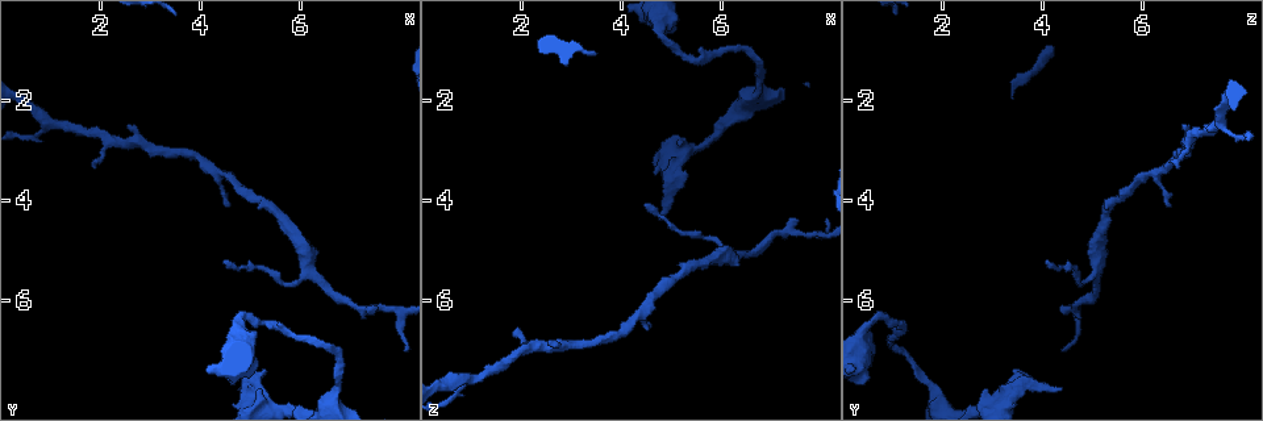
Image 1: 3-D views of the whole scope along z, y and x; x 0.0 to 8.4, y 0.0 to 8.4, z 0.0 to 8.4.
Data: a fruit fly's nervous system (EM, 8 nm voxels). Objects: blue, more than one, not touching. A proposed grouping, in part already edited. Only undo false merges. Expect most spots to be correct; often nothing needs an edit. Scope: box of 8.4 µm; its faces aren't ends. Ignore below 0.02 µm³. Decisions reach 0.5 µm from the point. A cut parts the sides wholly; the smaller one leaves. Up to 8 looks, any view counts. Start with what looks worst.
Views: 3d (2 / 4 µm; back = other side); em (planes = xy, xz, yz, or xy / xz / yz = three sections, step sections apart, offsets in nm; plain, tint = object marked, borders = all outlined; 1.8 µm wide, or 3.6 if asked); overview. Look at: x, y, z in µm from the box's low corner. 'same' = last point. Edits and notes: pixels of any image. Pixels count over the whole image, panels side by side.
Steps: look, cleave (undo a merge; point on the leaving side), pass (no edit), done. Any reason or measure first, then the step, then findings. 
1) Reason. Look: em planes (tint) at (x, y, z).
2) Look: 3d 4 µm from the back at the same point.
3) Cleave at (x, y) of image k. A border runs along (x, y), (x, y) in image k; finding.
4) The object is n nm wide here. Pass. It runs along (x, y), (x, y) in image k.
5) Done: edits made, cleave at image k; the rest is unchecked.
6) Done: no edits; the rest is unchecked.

Calibre changes. Look: em xz step 4 (tint) at (4.95, 7.75, 3.55).

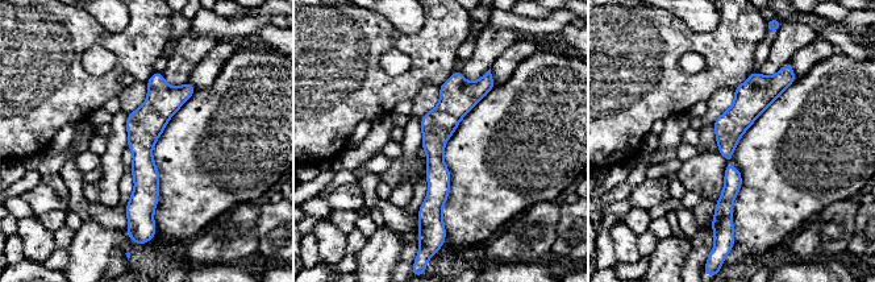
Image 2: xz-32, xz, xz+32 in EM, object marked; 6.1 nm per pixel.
Look: em planes (borders) at the same point.

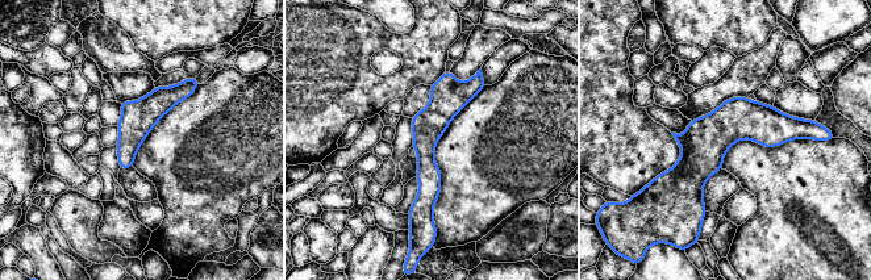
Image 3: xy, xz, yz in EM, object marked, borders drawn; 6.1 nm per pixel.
Pass. It runs along (805, 130), (729, 128), (661, 179) in image 3; continuous, no second neuron.

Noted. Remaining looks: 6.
Side arm on a straight run. Look: em xz step 8 (tint) at (1.00, 2.50, 7.60).

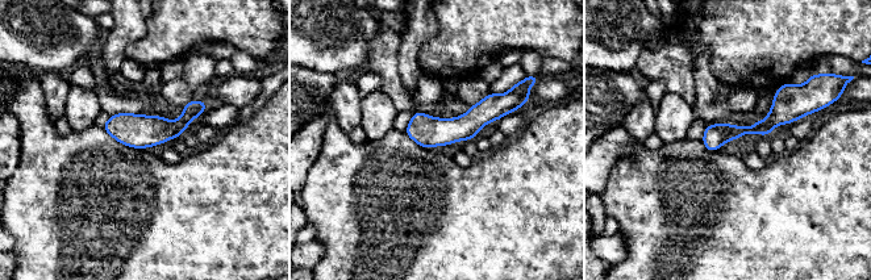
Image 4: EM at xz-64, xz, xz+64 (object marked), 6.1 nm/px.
Look: em planes (borders) at the same point.

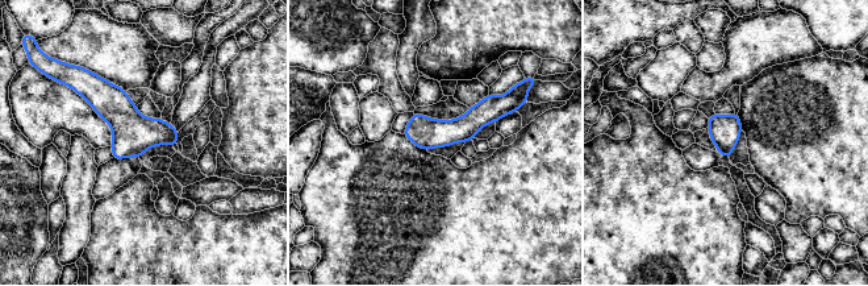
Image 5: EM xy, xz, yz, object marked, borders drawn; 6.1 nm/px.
Pass. It runs along (508, 108), (458, 131), (408, 133) in image 5; all the same neuron.

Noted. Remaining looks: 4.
Abrupt turn. Look: em planes (tint) at (7.85, 6.20, 4.65).

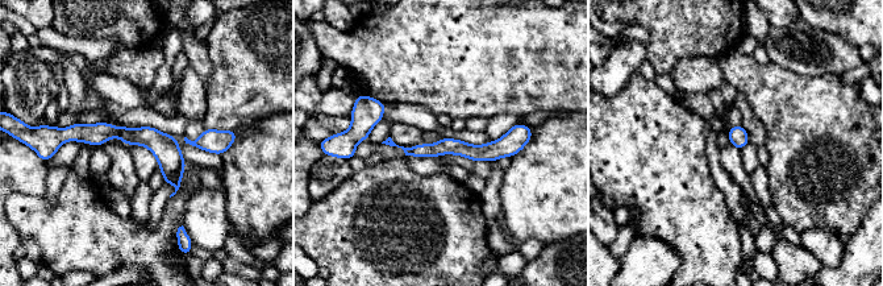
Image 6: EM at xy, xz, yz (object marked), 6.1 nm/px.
Pass. It runs along (67, 137), (146, 136), (179, 178) in image 6; one neuron here.

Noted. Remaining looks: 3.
Sudden change in width. Look: 3d 4 µm from the back at (6.80, 7.75, 1.75).

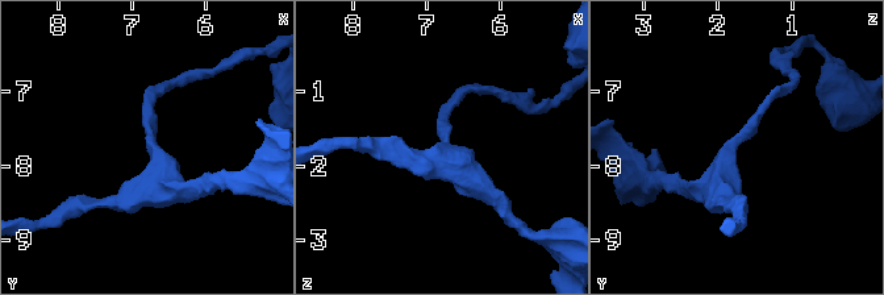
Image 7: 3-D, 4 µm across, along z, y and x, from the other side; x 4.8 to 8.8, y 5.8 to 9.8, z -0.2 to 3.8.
Shape alone is not enough. Look: em 3.6 µm planes (tint) at (6.75, 7.75, 1.80).

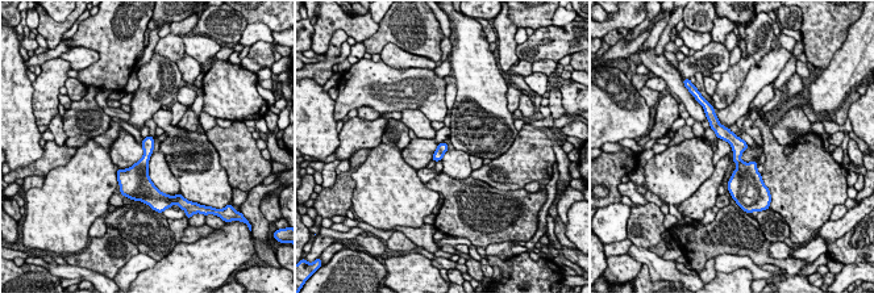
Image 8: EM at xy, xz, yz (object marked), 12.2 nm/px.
Pass. One neuron here.

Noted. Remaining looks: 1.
Done: no edits; the rest is unchecked.

